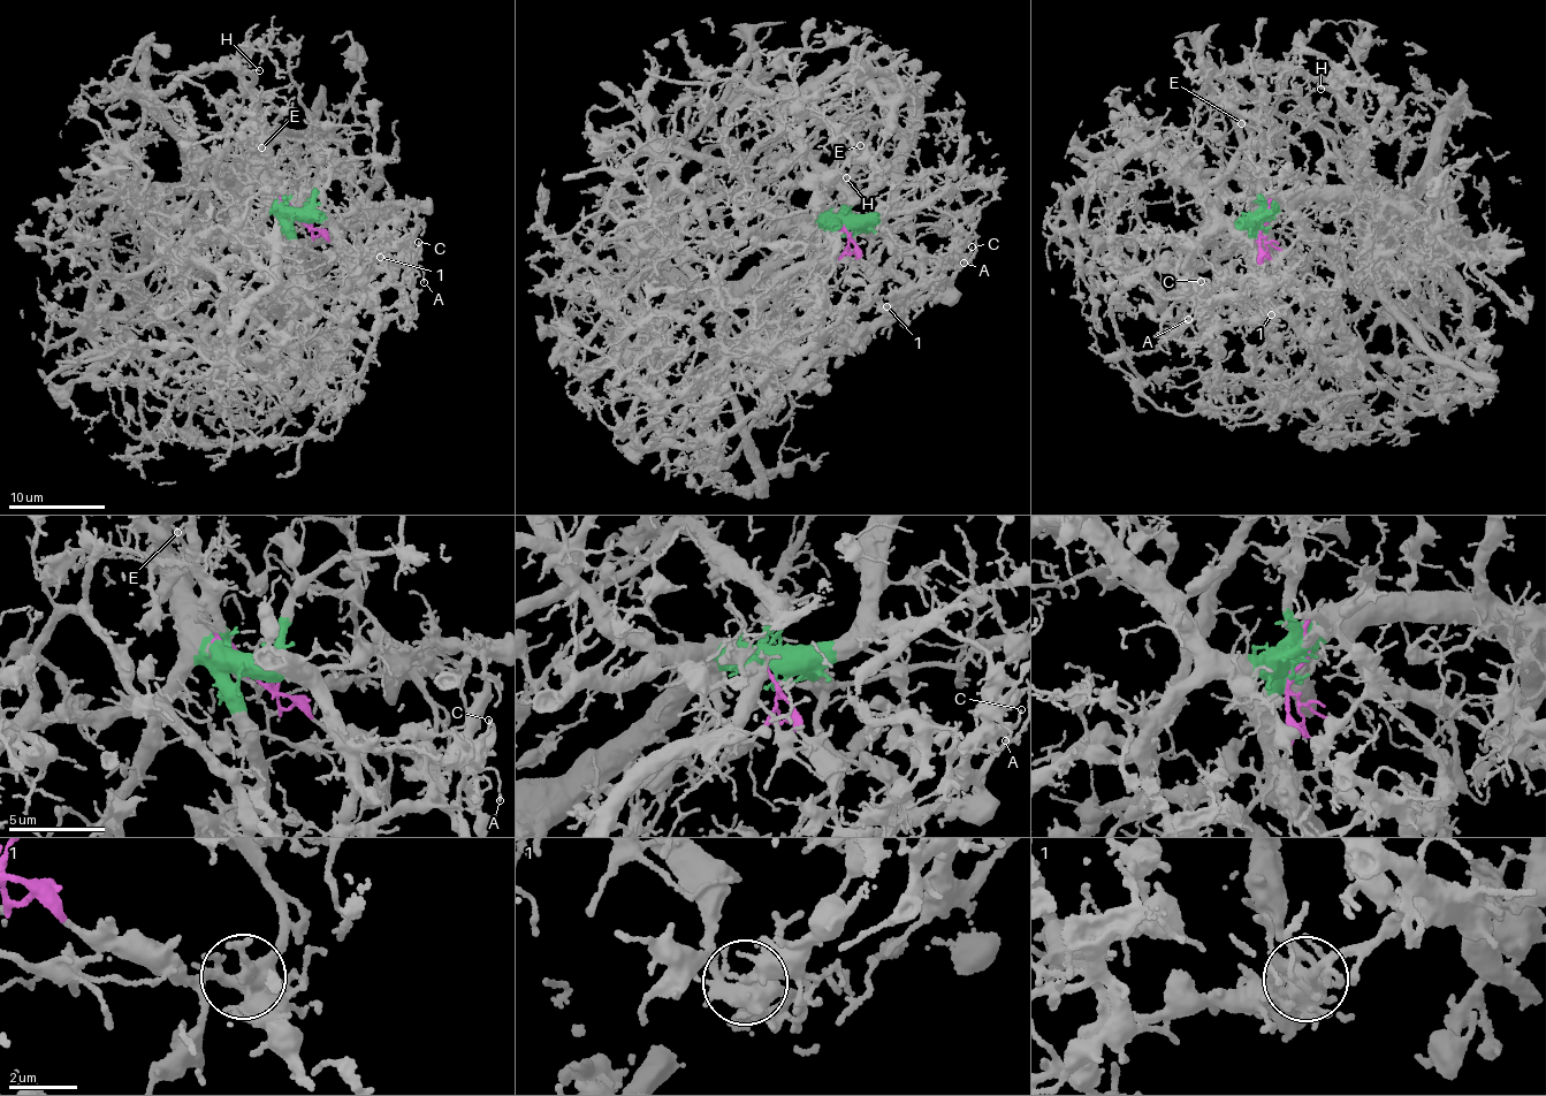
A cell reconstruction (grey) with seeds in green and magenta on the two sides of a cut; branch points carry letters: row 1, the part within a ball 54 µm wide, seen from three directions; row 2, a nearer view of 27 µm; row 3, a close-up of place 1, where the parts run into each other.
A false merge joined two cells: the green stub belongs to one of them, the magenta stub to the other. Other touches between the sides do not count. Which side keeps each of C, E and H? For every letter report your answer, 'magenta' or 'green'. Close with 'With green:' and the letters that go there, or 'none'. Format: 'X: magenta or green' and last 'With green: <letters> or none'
C: magenta
E: green
H: green
With green: E, H

